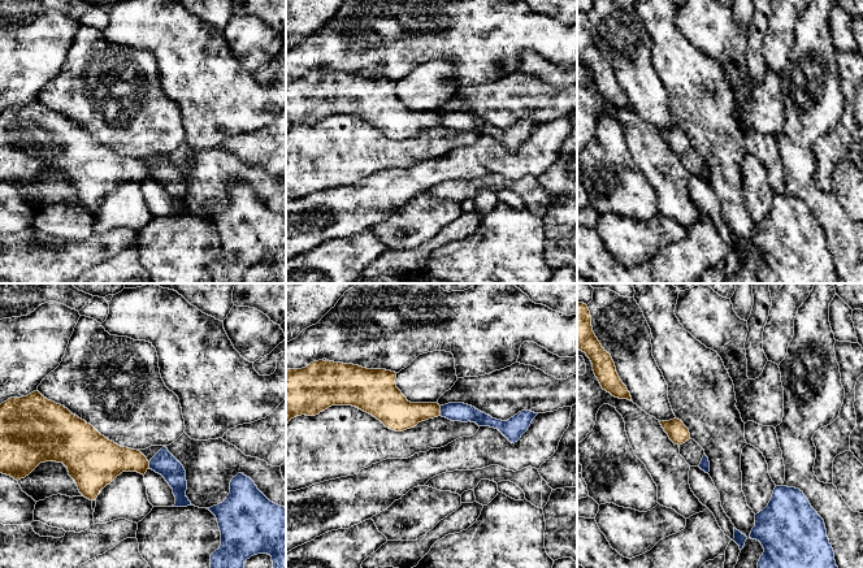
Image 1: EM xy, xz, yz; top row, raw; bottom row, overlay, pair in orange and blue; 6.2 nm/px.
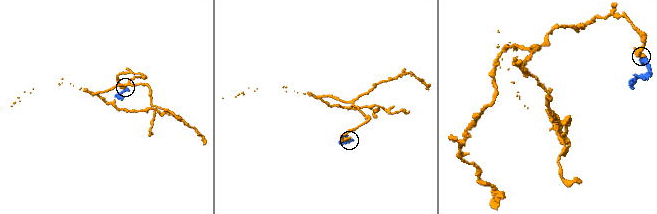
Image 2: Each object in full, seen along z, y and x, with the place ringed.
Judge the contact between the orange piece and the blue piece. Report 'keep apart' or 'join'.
keep apart

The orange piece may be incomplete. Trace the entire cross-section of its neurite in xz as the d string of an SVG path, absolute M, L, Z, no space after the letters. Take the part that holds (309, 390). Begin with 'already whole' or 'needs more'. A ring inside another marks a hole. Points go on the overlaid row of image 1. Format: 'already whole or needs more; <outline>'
already whole; M313 361L302 369L286 369L286 425L296 416L316 416L331 406L352 406L386 428L403 432L419 422L441 416L438 403L411 403L396 387L396 373L386 369L367 369L354 364Z

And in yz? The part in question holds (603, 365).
already whole; M577 302L577 348L585 352L586 356L590 359L594 374L598 378L603 390L606 390L615 398L628 399L633 402L630 393L628 391L626 386L623 383L616 372L616 367L611 355L602 347L600 342L598 341L593 331L591 316L587 305L578 302Z

